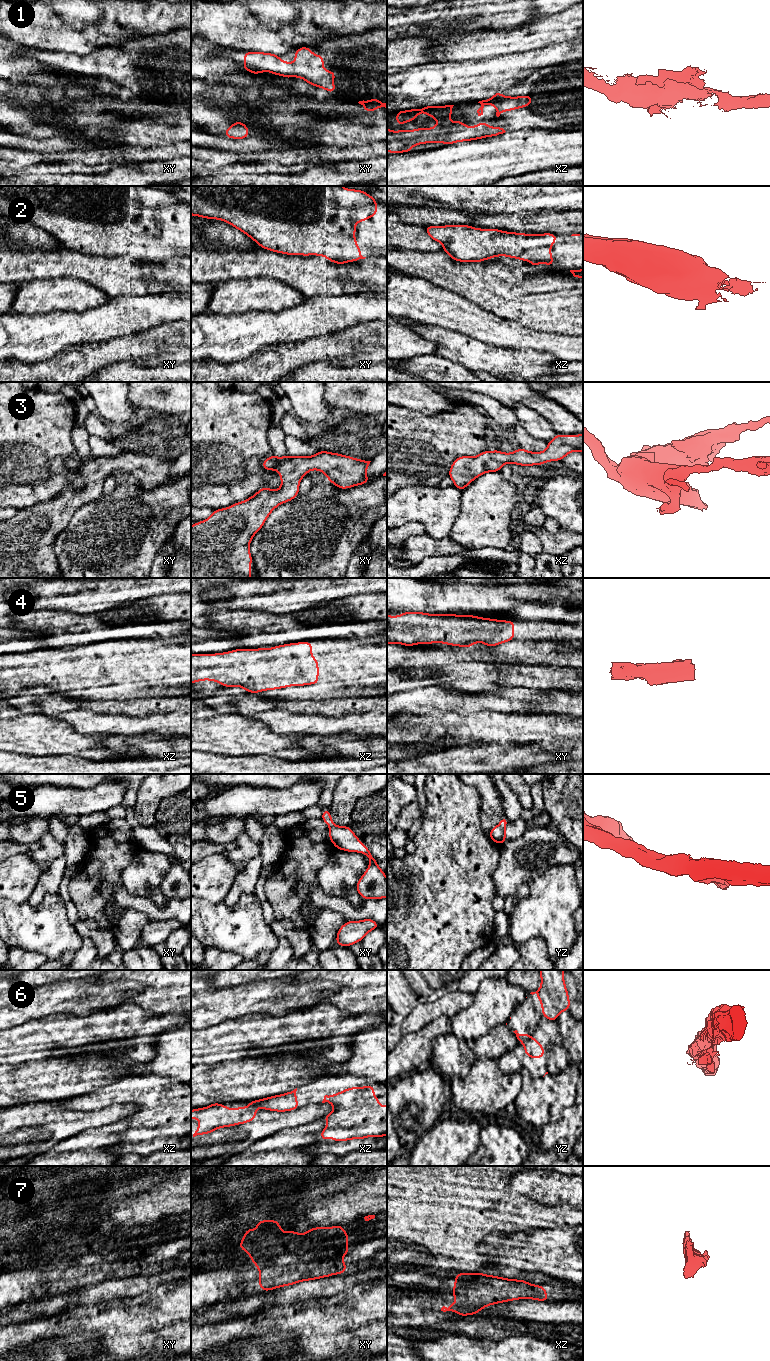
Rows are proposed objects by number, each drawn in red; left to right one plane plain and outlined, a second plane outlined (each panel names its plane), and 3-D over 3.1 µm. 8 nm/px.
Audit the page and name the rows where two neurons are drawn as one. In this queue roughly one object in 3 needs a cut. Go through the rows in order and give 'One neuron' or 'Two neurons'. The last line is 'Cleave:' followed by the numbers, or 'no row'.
1: Two neurons
2: One neuron
3: One neuron
4: One neuron
5: One neuron
6: Two neurons
7: One neuron
Cleave: 1, 6

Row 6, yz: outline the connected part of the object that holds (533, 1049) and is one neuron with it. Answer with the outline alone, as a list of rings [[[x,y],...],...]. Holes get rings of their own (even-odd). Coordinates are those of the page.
[[[532,1036],[523,1042],[525,1054],[530,1058],[542,1058],[545,1054],[543,1045]]]

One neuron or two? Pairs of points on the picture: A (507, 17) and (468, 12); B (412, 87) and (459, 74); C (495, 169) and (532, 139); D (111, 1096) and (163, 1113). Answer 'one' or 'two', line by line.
A: one
B: one
C: one
D: one

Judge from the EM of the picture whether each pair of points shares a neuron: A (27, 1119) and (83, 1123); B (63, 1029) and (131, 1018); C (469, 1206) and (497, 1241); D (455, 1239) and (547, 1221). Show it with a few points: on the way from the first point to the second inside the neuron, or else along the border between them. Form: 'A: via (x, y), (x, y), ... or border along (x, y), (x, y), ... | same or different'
A: via (41, 1112), (60, 1113), (69, 1119) | same
B: via (80, 1026), (86, 1023), (114, 1022) | same
C: border along (515, 1233), (488, 1234), (479, 1245), (478, 1251) | different
D: via (478, 1219), (524, 1219) | same

